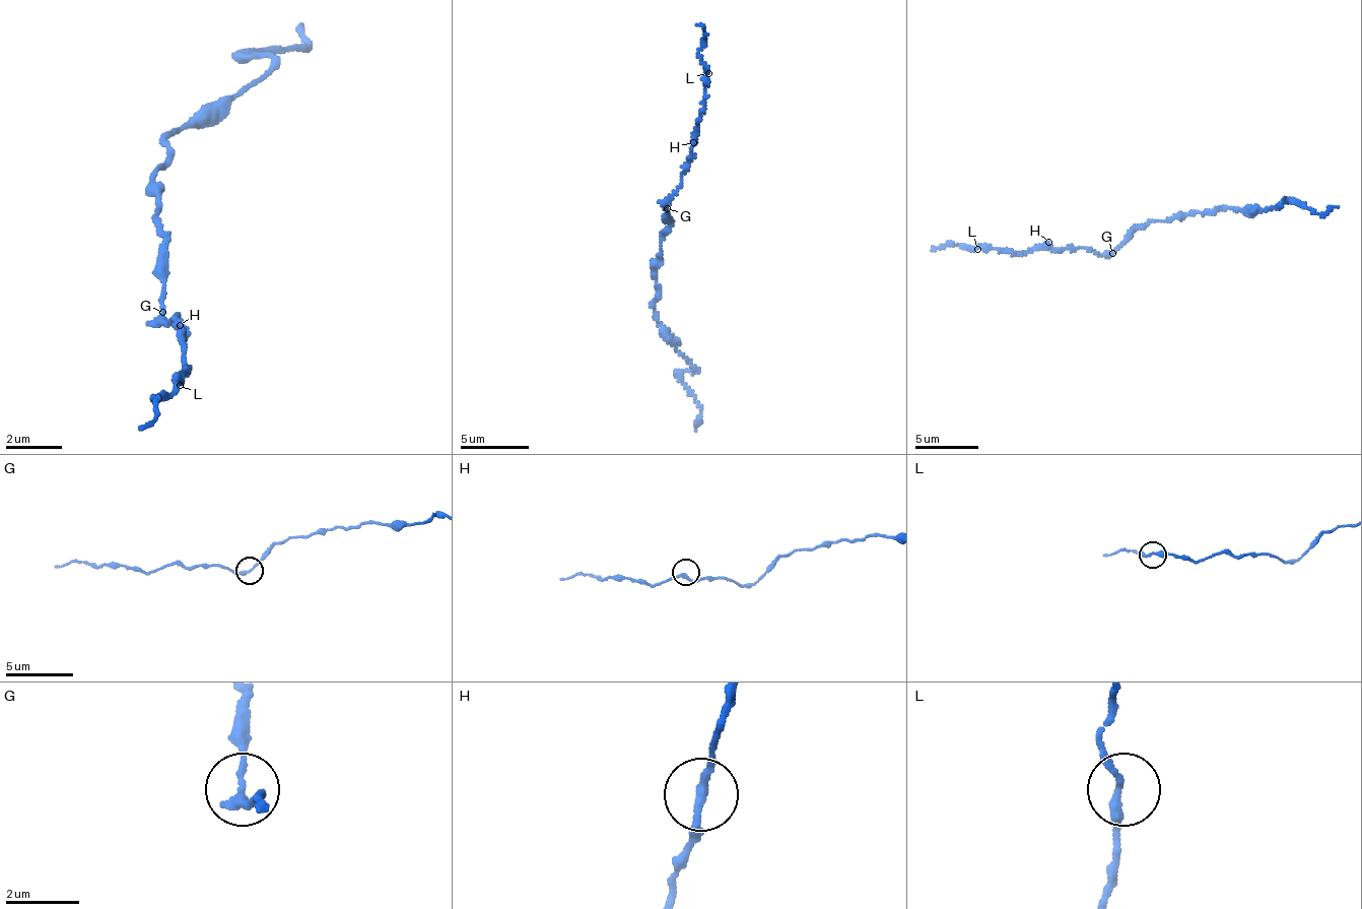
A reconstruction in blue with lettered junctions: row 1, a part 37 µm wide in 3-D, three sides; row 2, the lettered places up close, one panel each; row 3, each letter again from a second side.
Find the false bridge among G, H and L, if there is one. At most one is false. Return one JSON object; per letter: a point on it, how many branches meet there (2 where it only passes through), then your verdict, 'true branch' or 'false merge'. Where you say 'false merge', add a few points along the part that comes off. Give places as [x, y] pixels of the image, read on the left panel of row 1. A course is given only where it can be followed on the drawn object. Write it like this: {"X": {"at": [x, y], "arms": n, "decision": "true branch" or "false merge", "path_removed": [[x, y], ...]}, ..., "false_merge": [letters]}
{"G": {"at": [162, 312], "arms": 2, "decision": "true branch"}, "H": {"at": [180, 325], "arms": 2, "decision": "true branch"}, "L": {"at": [180, 385], "arms": 2, "decision": "true branch"}, "false_merge": []}

